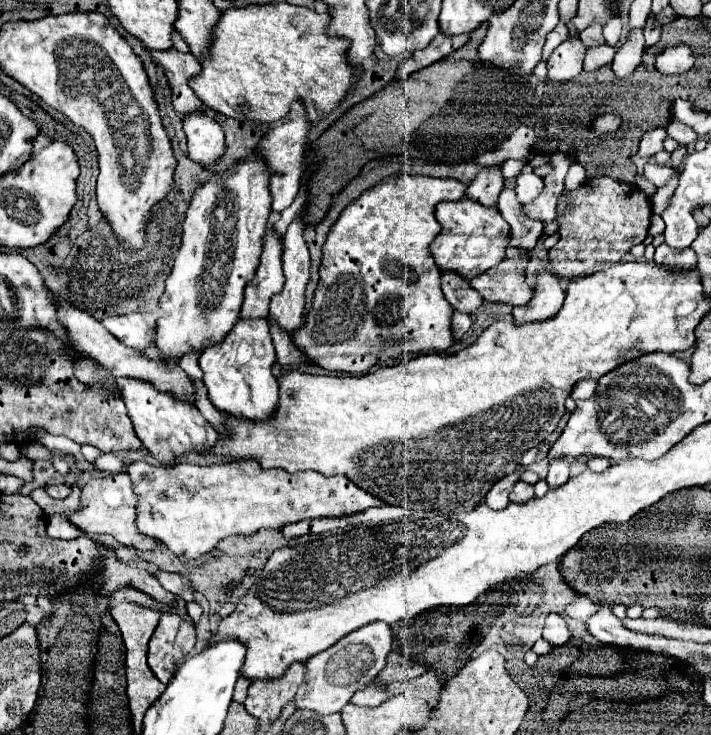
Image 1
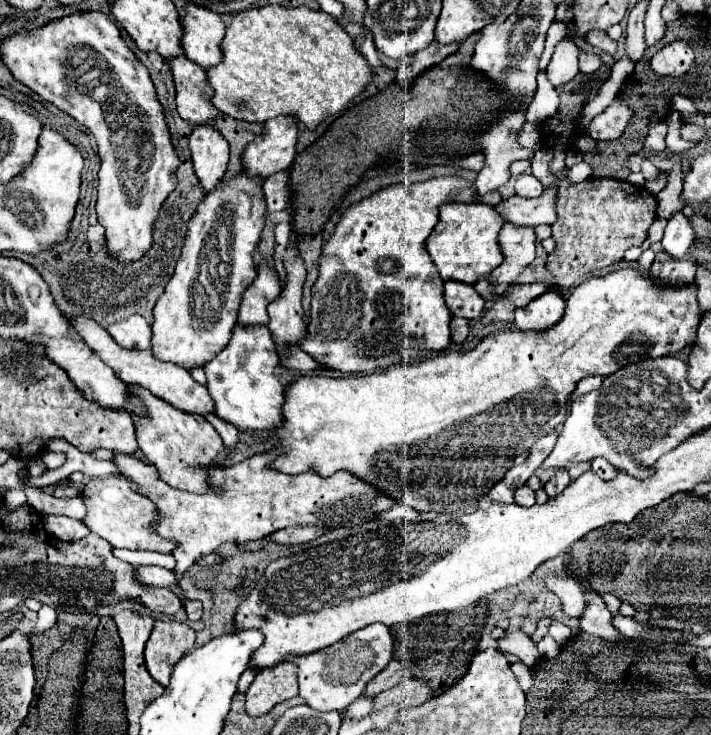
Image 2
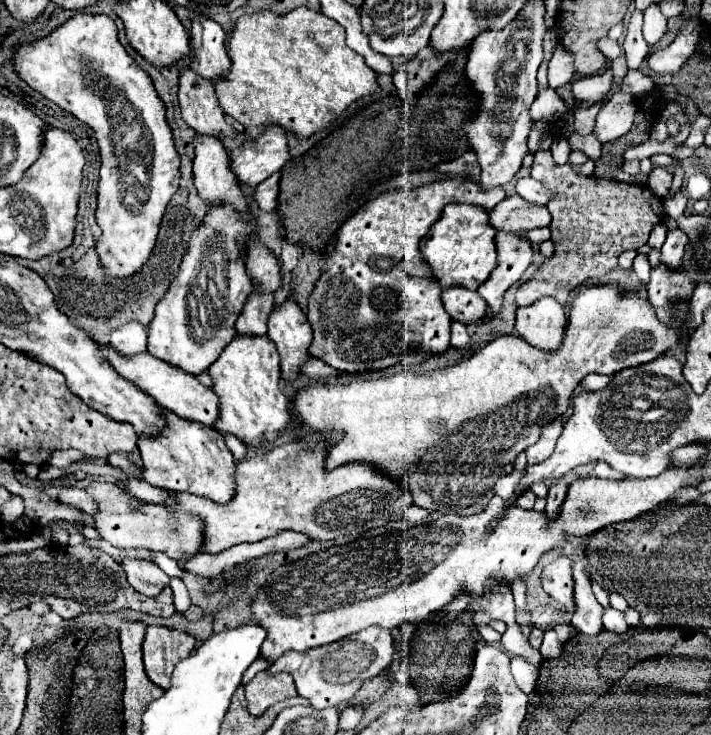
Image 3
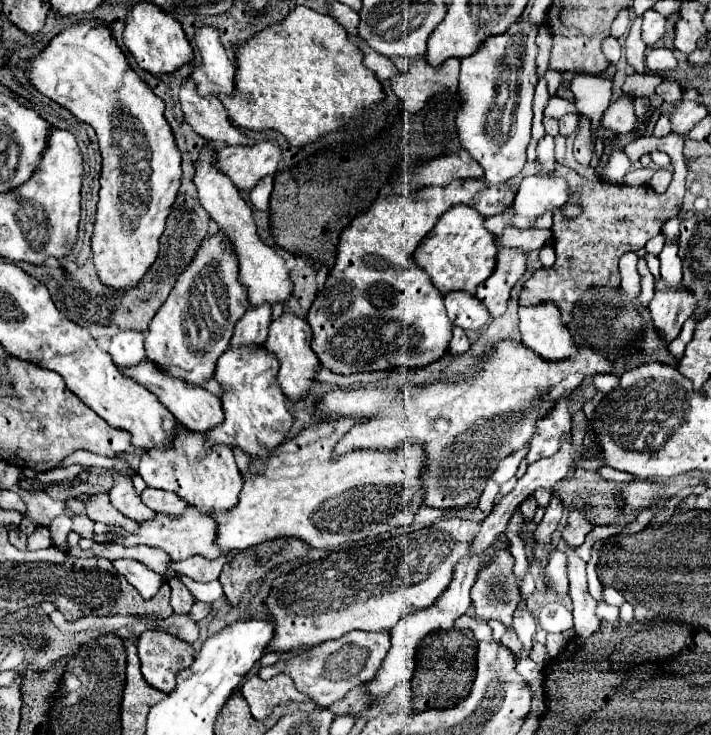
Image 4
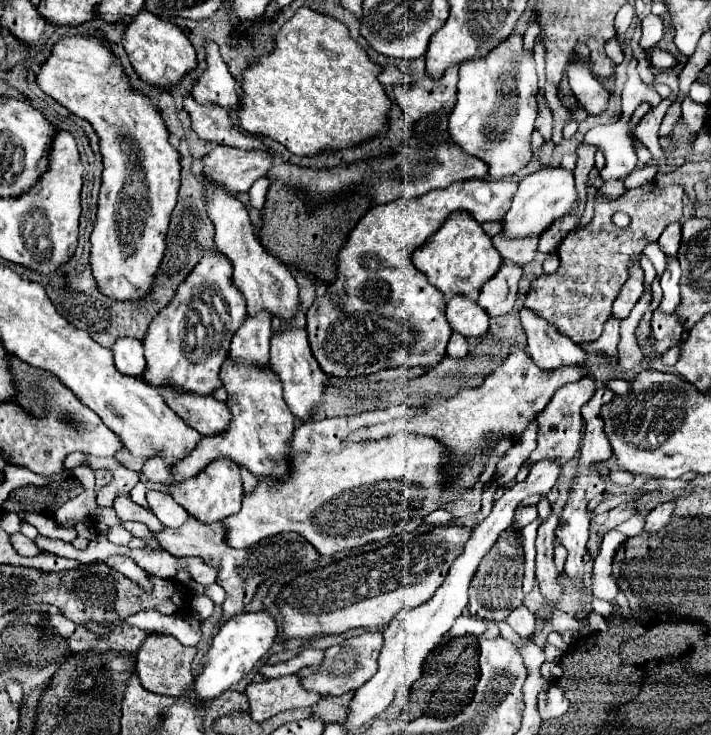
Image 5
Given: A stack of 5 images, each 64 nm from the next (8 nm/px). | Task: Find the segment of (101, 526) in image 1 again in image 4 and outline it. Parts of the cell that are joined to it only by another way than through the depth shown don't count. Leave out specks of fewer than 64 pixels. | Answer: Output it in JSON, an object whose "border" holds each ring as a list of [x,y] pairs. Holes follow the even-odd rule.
{"border":[[[188,506],[186,512],[178,518],[156,512],[152,520],[144,520],[140,522],[140,528],[136,532],[126,532],[122,526],[108,526],[108,534],[116,534],[116,538],[112,540],[114,544],[122,544],[122,546],[136,546],[136,544],[146,544],[146,546],[154,546],[154,548],[162,548],[172,560],[186,560],[190,556],[204,556],[204,558],[218,558],[222,556],[222,550],[216,548],[214,536],[216,536],[216,524],[210,516],[194,510],[194,506]]]}

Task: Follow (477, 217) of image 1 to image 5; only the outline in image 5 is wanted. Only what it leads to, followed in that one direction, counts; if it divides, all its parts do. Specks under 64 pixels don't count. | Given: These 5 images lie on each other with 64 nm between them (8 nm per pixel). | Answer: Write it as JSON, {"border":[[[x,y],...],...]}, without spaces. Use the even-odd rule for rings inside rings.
{"border":[[[454,212],[450,218],[446,218],[444,226],[426,238],[426,242],[412,254],[412,262],[428,276],[428,282],[434,284],[446,300],[456,294],[476,300],[482,284],[498,272],[502,256],[494,248],[492,238],[482,230],[470,212]]]}

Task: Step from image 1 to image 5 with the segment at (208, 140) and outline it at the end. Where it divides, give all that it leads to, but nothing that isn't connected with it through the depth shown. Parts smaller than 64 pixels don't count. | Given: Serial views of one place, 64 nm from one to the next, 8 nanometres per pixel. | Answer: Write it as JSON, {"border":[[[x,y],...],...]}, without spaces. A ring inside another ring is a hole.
{"border":[[[202,178],[202,186],[208,216],[216,226],[214,238],[216,246],[224,256],[230,258],[234,266],[234,284],[246,298],[248,314],[254,316],[260,310],[268,310],[270,314],[276,314],[284,320],[292,320],[296,308],[300,306],[300,300],[298,300],[298,284],[290,268],[282,266],[282,262],[278,262],[274,254],[266,254],[266,250],[262,250],[262,244],[254,234],[248,210],[234,194],[230,194],[224,186],[214,186],[214,182],[206,182],[206,178]]]}

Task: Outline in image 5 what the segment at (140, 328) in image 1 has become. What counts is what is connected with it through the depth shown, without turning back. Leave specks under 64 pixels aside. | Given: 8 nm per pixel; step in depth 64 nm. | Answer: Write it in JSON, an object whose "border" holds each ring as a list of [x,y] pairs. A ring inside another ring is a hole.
{"border":[[[126,336],[116,338],[116,342],[112,344],[112,352],[114,352],[116,368],[122,374],[138,376],[146,368],[142,340],[138,340],[138,338],[126,338]]]}

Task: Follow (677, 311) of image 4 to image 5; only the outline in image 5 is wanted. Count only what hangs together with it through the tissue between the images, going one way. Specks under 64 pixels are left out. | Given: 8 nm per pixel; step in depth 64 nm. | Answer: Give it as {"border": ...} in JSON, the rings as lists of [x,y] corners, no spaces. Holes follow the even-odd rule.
{"border":[[[656,308],[652,312],[652,330],[656,336],[656,350],[664,354],[678,342],[682,334],[682,322],[678,322],[678,312],[674,310],[674,314],[662,314],[662,310]]]}

